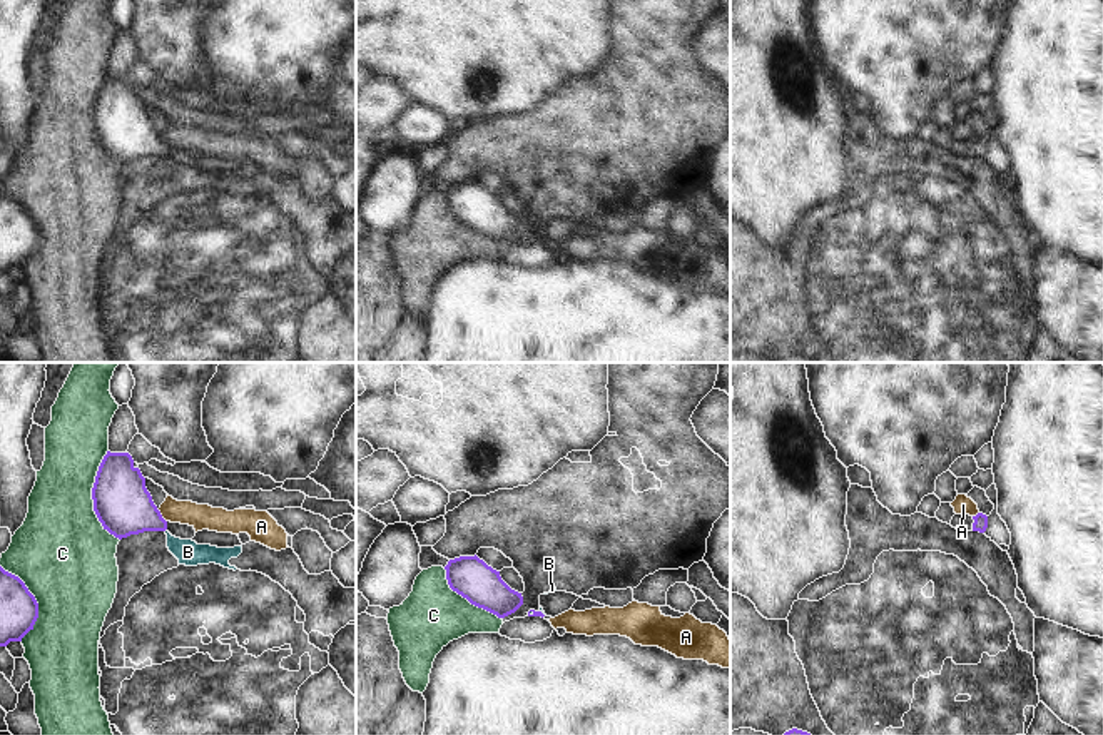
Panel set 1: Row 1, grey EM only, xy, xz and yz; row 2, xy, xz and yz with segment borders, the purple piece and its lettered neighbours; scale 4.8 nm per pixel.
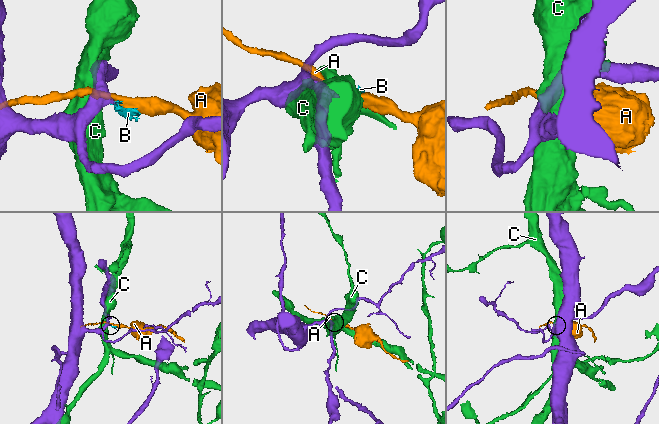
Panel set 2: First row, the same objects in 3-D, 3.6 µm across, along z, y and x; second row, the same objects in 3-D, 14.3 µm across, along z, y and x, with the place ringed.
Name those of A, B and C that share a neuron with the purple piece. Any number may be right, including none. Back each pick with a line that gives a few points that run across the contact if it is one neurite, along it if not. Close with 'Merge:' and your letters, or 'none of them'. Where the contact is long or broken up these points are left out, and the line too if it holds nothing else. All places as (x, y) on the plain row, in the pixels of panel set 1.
Merge: none of them

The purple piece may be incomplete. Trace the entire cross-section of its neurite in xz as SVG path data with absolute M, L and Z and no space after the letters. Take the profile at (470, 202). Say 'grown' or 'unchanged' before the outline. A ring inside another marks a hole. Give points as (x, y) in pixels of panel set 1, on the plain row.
unchanged | M476 180L450 185L445 195L453 217L498 244L515 239L523 231L521 219L511 215L501 205L500 197Z

